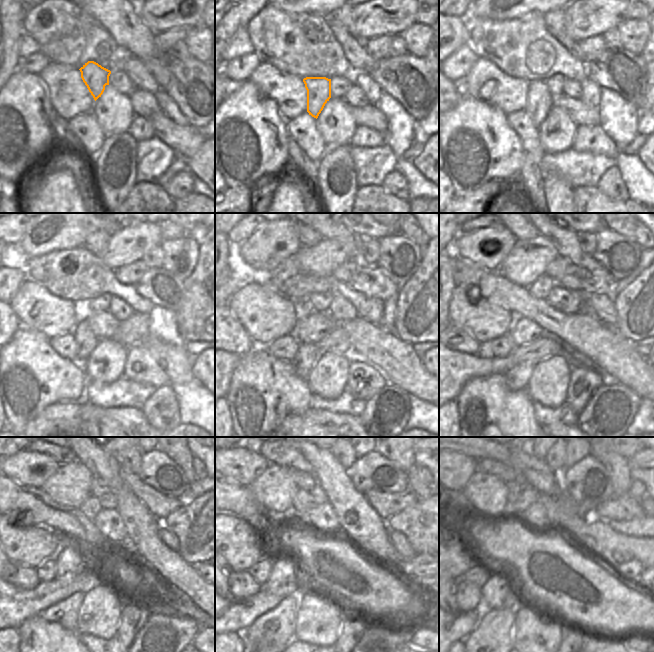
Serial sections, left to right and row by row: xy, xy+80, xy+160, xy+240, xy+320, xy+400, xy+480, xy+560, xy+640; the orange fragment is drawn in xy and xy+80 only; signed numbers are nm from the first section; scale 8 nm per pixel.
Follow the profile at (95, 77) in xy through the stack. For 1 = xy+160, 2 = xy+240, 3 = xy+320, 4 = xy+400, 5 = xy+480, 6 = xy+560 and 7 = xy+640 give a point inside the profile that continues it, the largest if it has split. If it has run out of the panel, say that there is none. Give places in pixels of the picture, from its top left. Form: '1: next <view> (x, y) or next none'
1: next xy+160 (539, 98)
2: next xy+240 (86, 341)
3: next xy+320 (307, 353)
4: next xy+400 (517, 378)
5: next xy+480 (64, 613)
6: next xy+560 (270, 634)
7: next xy+640 (492, 639)

